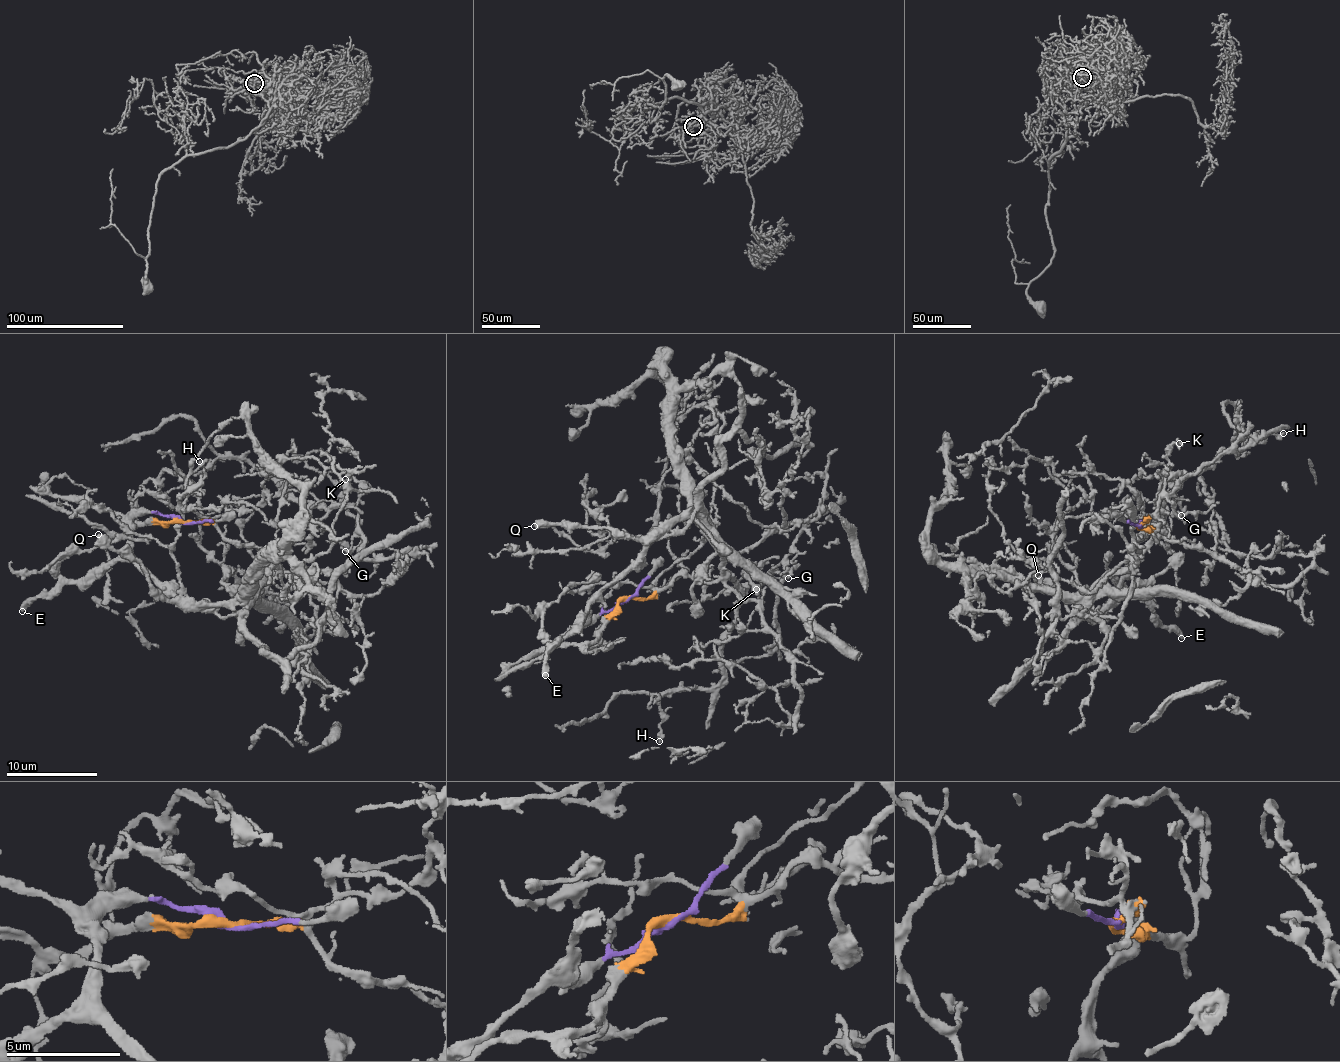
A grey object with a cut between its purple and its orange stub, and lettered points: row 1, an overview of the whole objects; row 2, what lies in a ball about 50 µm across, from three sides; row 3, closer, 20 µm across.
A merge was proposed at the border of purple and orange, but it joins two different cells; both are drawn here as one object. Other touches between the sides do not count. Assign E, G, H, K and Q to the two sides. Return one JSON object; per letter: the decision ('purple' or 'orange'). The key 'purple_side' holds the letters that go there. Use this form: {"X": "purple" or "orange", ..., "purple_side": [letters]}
{"E": "purple", "G": "orange", "H": "orange", "K": "orange", "Q": "purple", "purple_side": ["E", "Q"]}

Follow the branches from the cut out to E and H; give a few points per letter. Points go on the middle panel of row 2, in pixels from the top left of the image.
E: (627, 598), (587, 620), (592, 601), (547, 655), (546, 675)
H: (627, 598), (646, 600), (681, 575), (724, 576), (740, 599), (722, 681), (664, 692), (658, 741)

